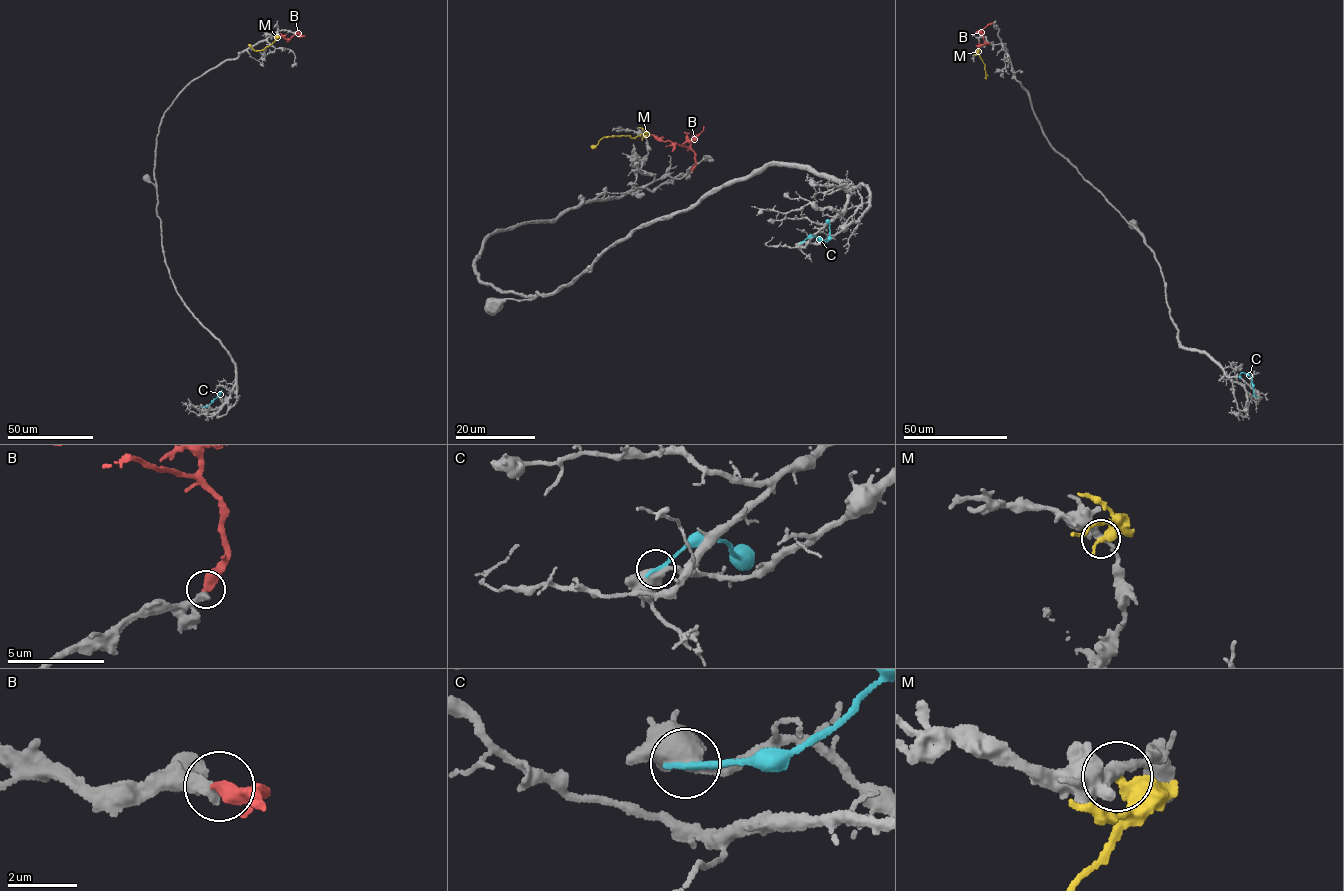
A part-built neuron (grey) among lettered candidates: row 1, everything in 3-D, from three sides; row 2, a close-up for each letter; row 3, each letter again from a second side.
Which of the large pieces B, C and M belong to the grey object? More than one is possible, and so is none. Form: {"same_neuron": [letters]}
{"same_neuron": ["B"]}

